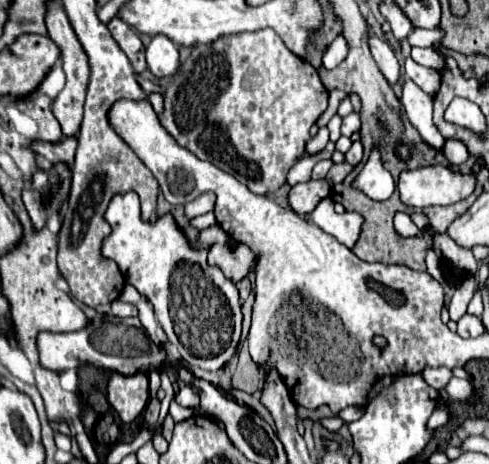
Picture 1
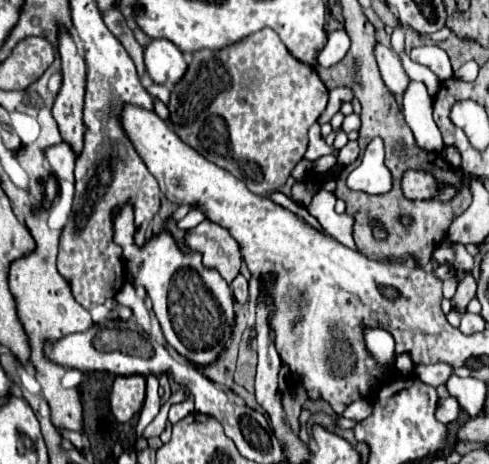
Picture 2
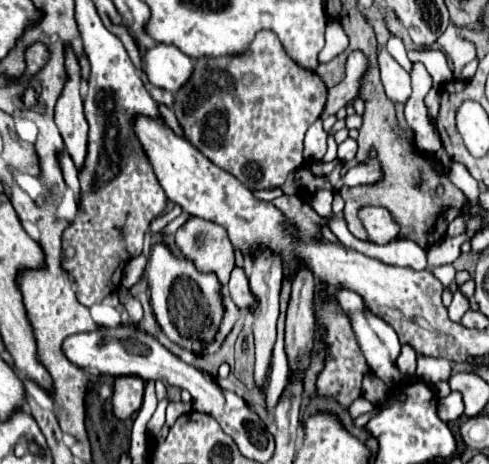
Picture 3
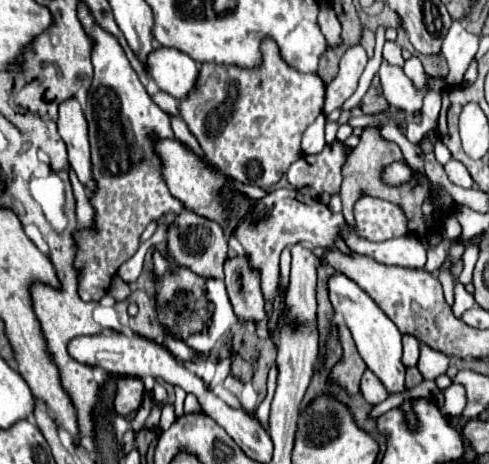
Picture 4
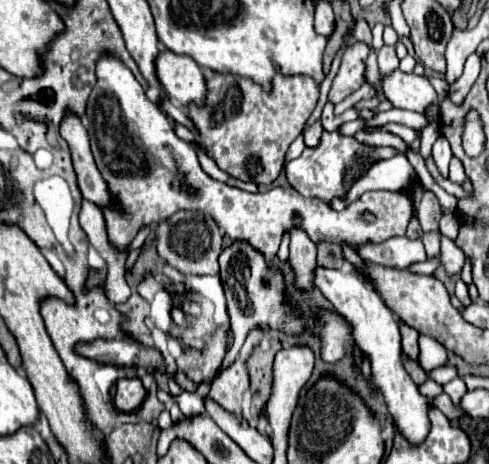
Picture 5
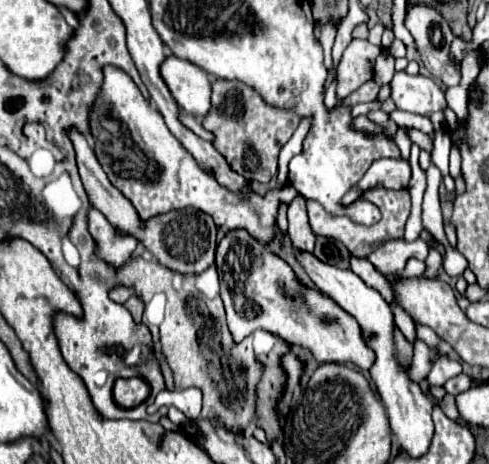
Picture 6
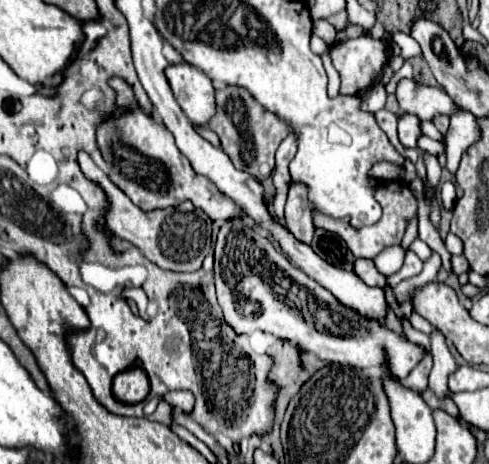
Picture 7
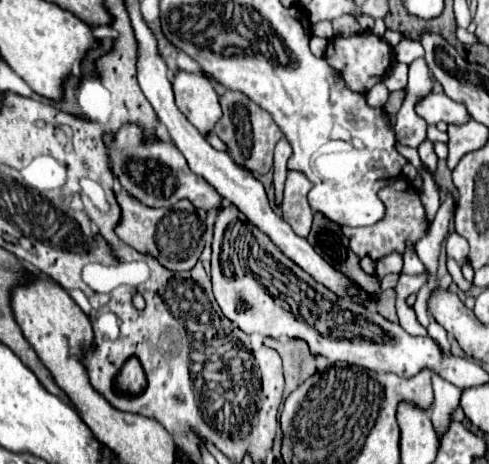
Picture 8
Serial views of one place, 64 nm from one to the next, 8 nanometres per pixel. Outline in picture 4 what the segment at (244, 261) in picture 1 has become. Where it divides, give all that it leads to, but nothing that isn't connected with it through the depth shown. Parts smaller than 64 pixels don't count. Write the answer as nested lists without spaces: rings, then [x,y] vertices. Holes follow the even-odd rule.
[[[184,210],[174,218],[174,222],[166,230],[166,254],[178,266],[192,270],[198,276],[206,278],[224,278],[222,264],[228,258],[228,240],[224,230],[214,220],[208,220],[192,210]]]

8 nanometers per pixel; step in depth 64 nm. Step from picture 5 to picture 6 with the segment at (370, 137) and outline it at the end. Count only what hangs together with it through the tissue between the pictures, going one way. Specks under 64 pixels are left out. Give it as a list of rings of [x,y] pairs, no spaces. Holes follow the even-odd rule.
[[[400,126],[398,132],[396,132],[396,136],[394,136],[394,142],[396,142],[396,146],[398,146],[400,150],[401,158],[404,160],[409,159],[410,148],[412,148],[412,140],[410,140],[410,136],[408,136],[408,130],[410,130],[410,128]]]

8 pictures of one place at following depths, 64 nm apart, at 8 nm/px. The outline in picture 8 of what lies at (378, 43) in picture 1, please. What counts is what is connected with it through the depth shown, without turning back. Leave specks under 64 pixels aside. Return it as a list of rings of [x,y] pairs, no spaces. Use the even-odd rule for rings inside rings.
[[[432,92],[424,100],[420,100],[418,106],[416,106],[416,112],[428,124],[446,122],[446,124],[460,126],[460,124],[466,124],[472,118],[472,116],[468,116],[468,110],[462,102],[448,98],[444,92]]]

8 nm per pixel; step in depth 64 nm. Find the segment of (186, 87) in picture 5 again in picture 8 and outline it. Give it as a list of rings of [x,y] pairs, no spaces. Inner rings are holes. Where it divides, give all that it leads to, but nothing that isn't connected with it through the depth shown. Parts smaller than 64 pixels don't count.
[[[180,70],[176,72],[172,86],[178,110],[198,128],[202,136],[208,136],[222,116],[212,82],[204,76]]]

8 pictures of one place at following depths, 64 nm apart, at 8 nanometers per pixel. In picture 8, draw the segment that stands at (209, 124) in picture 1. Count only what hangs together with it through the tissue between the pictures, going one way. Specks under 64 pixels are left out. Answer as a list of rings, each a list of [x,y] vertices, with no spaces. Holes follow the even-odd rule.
[[[226,90],[226,94],[220,96],[220,106],[222,106],[224,116],[216,124],[214,132],[230,148],[230,156],[234,158],[234,162],[240,166],[246,166],[252,174],[258,174],[258,176],[266,174],[272,168],[274,146],[282,138],[282,130],[276,126],[272,116],[268,116],[268,112],[264,112],[258,104],[254,104],[242,92]]]

